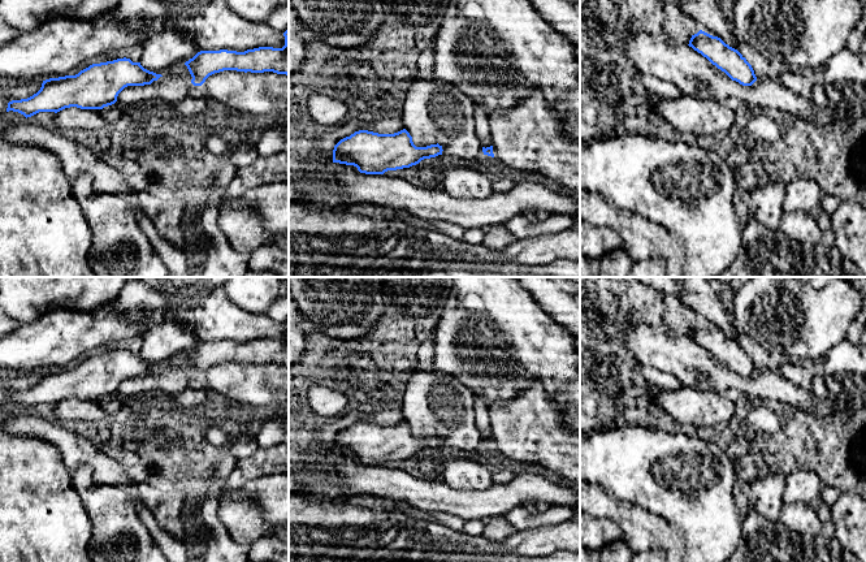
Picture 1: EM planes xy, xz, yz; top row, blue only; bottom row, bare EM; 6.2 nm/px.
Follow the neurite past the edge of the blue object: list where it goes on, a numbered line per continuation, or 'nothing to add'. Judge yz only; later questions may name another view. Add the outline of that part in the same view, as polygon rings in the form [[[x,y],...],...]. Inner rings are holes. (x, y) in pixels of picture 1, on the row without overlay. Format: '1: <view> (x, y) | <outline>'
nothing to add

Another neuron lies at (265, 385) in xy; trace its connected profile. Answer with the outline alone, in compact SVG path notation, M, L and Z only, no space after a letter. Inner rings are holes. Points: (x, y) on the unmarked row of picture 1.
M224 362L209 367L200 382L229 402L251 405L257 410L289 406L289 367L273 363Z

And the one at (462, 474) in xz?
M442 458L442 480L458 490L485 490L493 485L492 468L473 459Z

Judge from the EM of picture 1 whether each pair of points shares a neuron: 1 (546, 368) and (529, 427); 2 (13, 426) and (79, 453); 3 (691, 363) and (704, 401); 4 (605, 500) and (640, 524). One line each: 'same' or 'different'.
1: different
2: same
3: different
4: same

